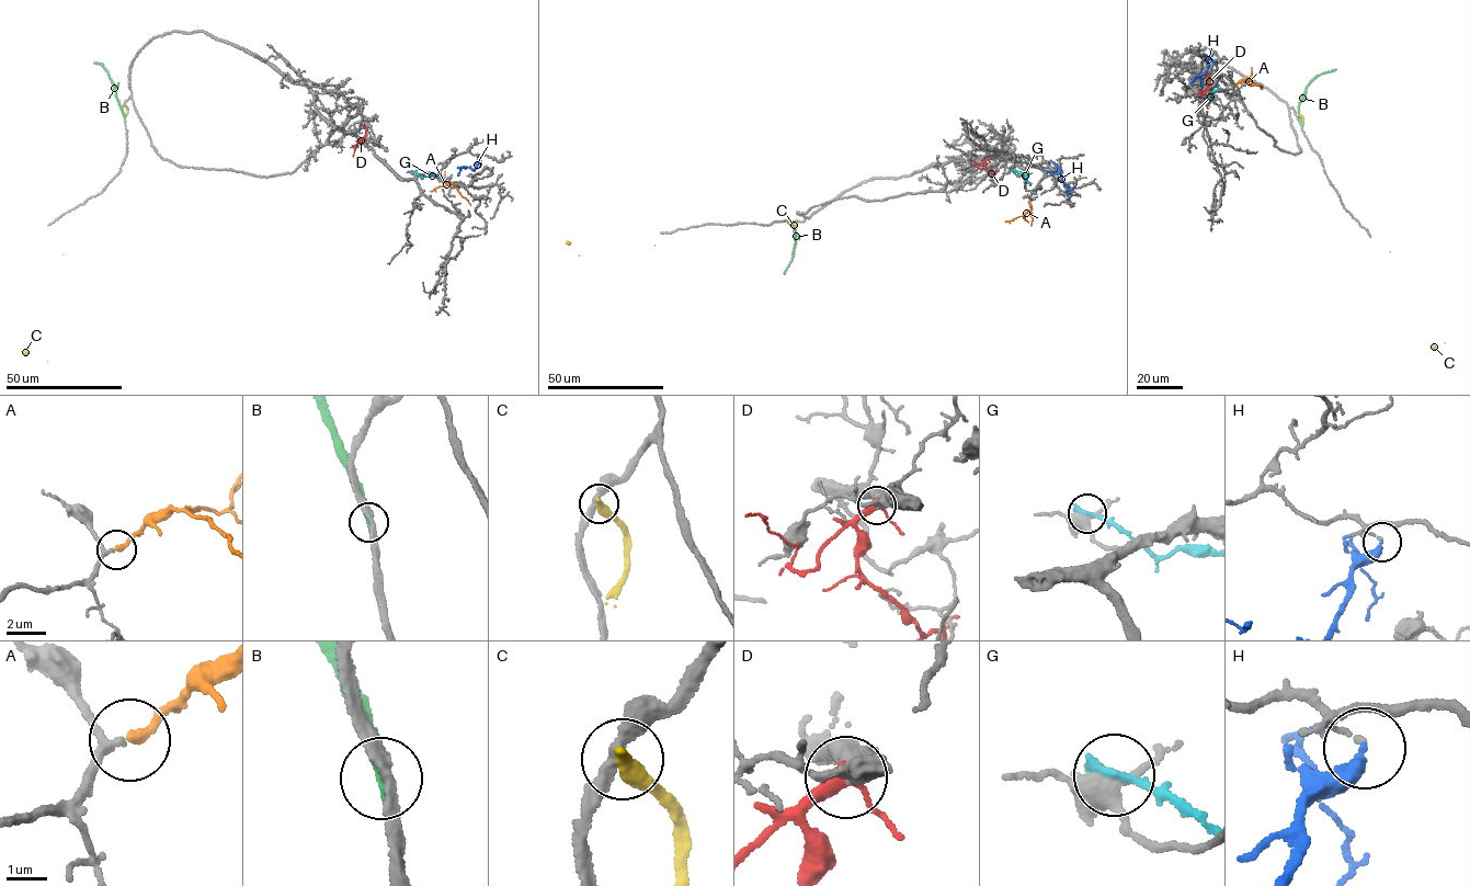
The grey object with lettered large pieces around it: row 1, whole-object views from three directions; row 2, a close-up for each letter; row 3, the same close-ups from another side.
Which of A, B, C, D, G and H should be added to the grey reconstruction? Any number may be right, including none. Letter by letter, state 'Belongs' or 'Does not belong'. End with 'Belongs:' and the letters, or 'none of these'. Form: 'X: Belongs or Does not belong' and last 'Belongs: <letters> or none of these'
A: Belongs
B: Does not belong
C: Does not belong
D: Does not belong
G: Does not belong
H: Does not belong
Belongs: A

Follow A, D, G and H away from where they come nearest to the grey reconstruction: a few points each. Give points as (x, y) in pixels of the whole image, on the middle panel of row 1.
A: (1029, 201), (1030, 209), (1005, 220)
D: (987, 158), (984, 165), (992, 174)
G: (1012, 169), (1021, 172), (1030, 184)
H: (1073, 189), (1064, 184), (1059, 170), (1057, 173), (1047, 170)

